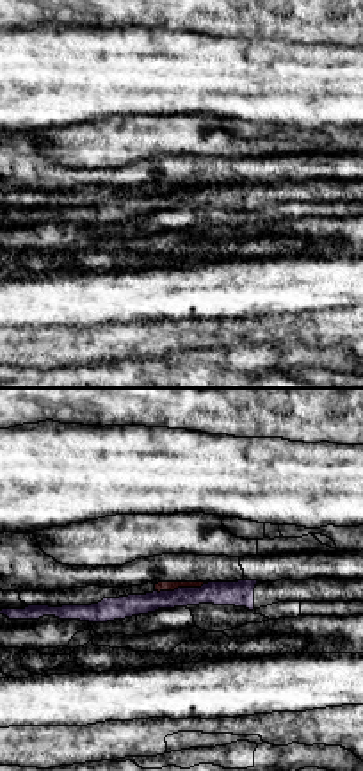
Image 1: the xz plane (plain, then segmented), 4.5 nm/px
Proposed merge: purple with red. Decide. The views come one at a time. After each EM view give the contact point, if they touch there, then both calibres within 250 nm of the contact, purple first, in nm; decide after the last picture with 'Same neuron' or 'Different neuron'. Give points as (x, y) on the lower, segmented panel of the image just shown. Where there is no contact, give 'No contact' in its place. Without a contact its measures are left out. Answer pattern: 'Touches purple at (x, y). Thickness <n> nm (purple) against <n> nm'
Touches purple at (182, 588). Thickness 110 nm (purple) against 50 nm

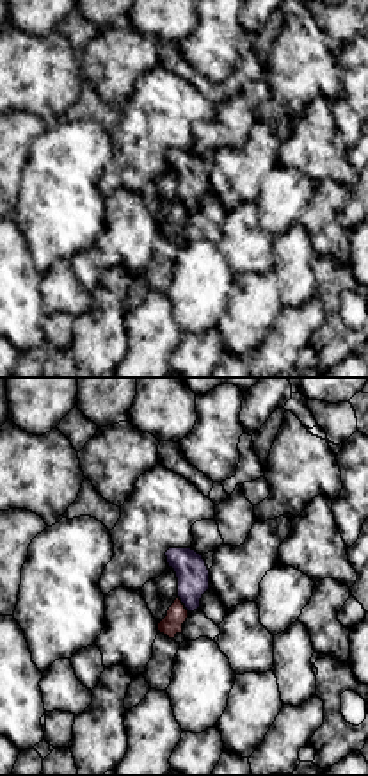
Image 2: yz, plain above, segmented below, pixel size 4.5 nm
Touches purple at (182, 602). Thickness 150 nm (purple) against 100 nm

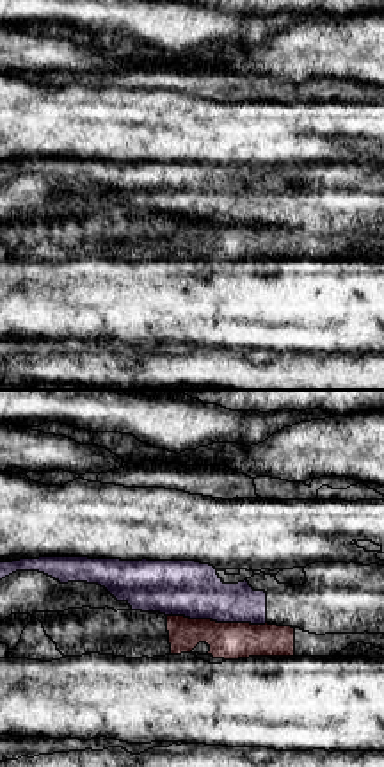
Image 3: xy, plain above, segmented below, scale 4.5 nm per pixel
Touches purple at (217, 621). Thickness 260 nm (purple) against 170 nm

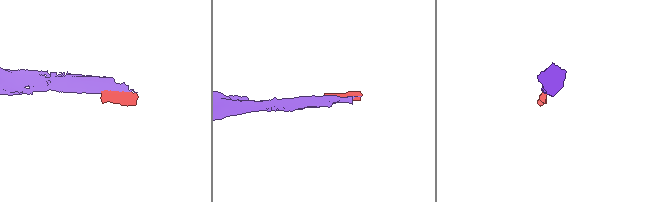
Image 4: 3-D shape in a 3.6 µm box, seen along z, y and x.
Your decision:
Different neuron

